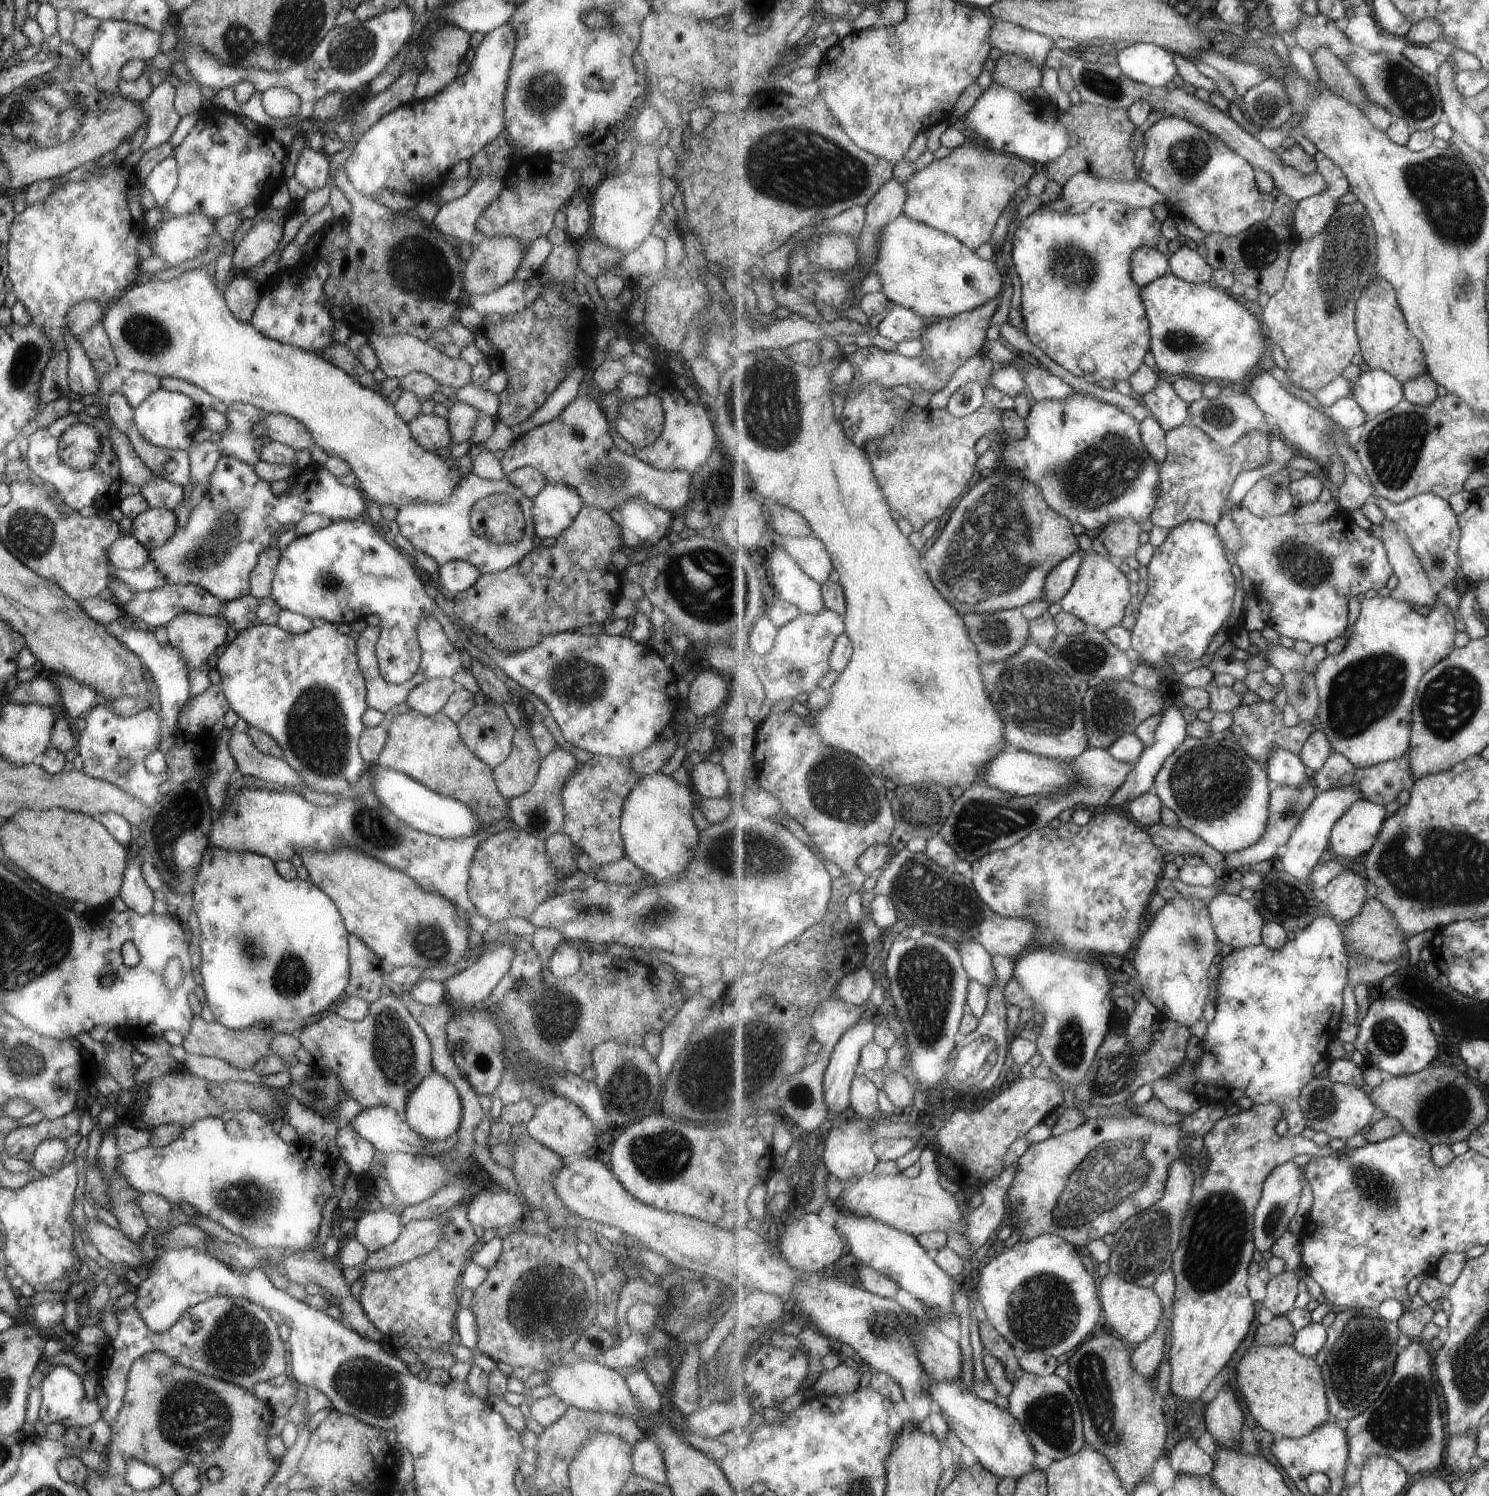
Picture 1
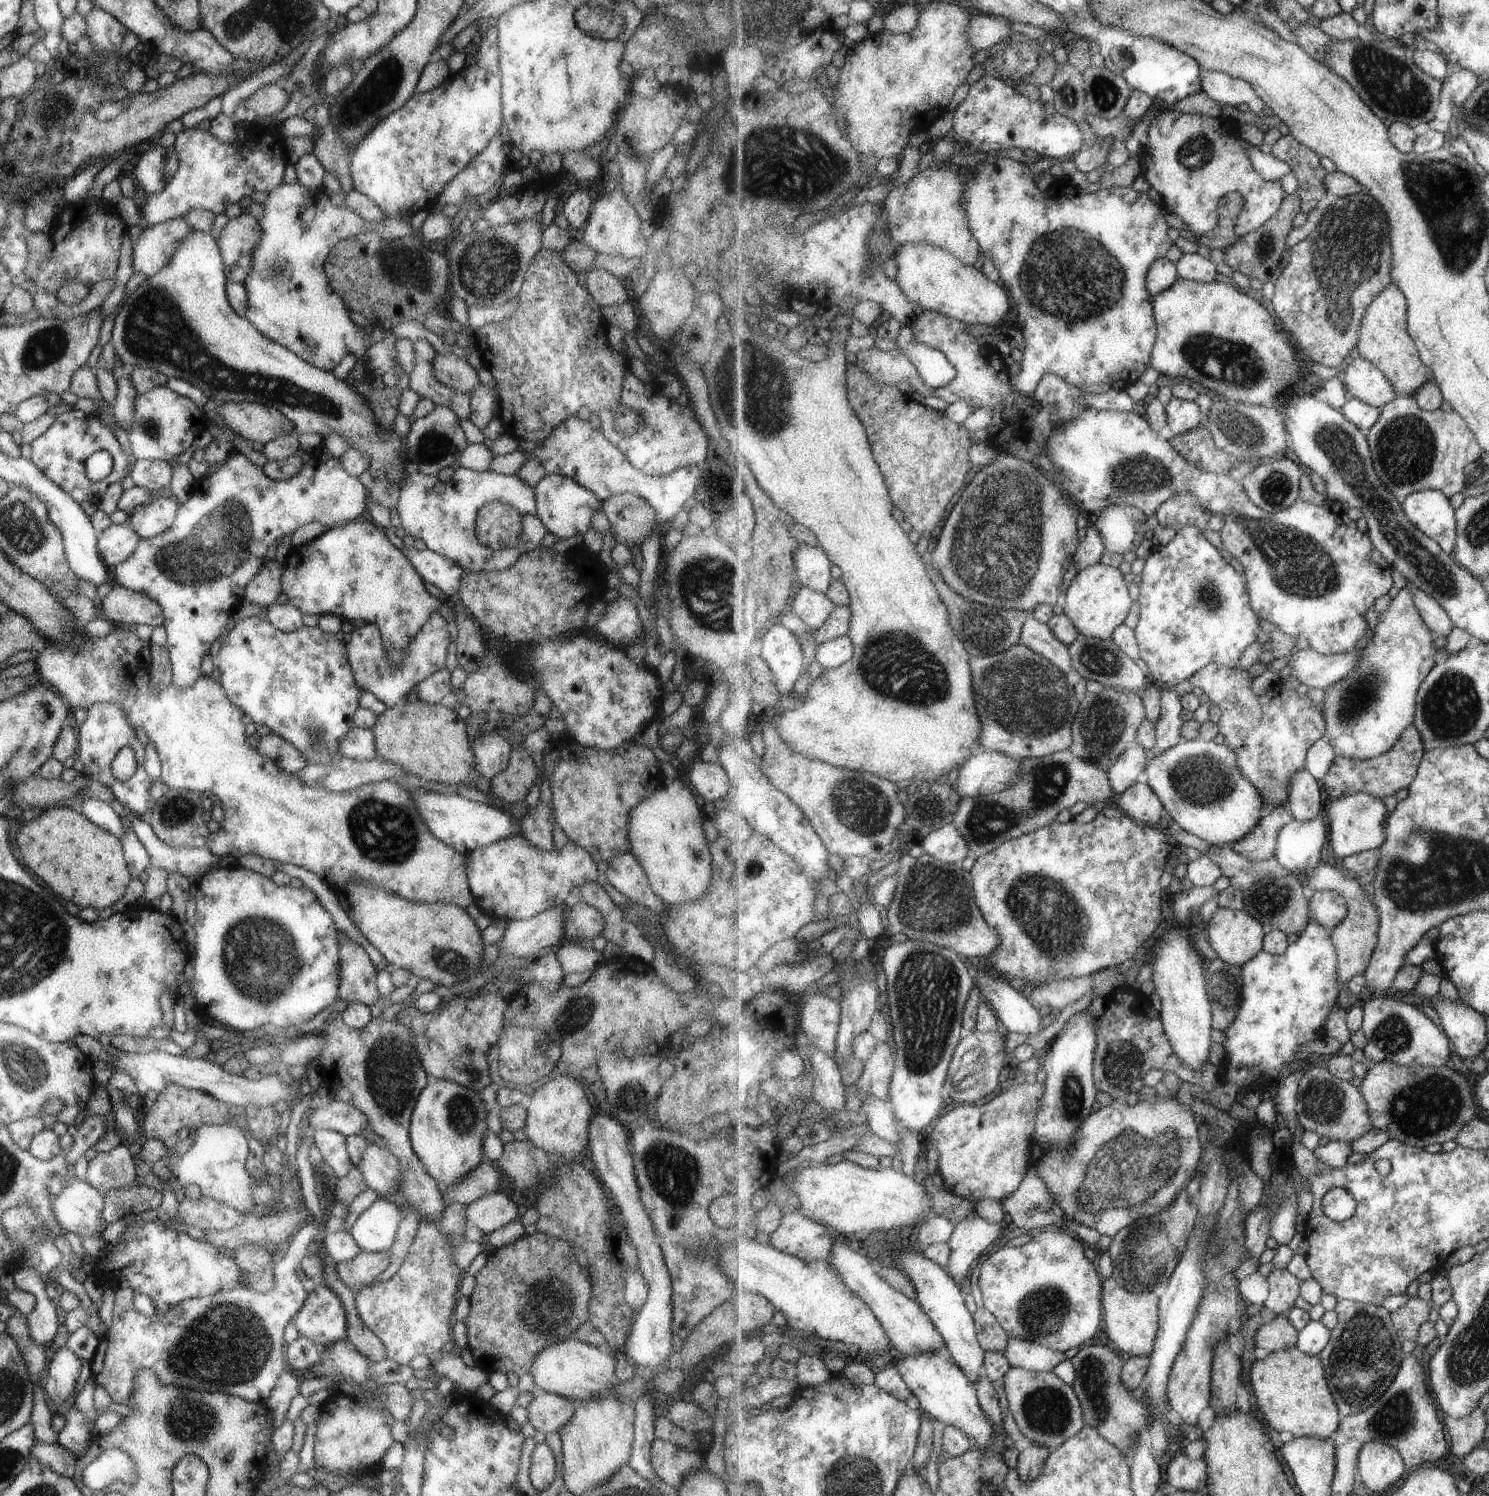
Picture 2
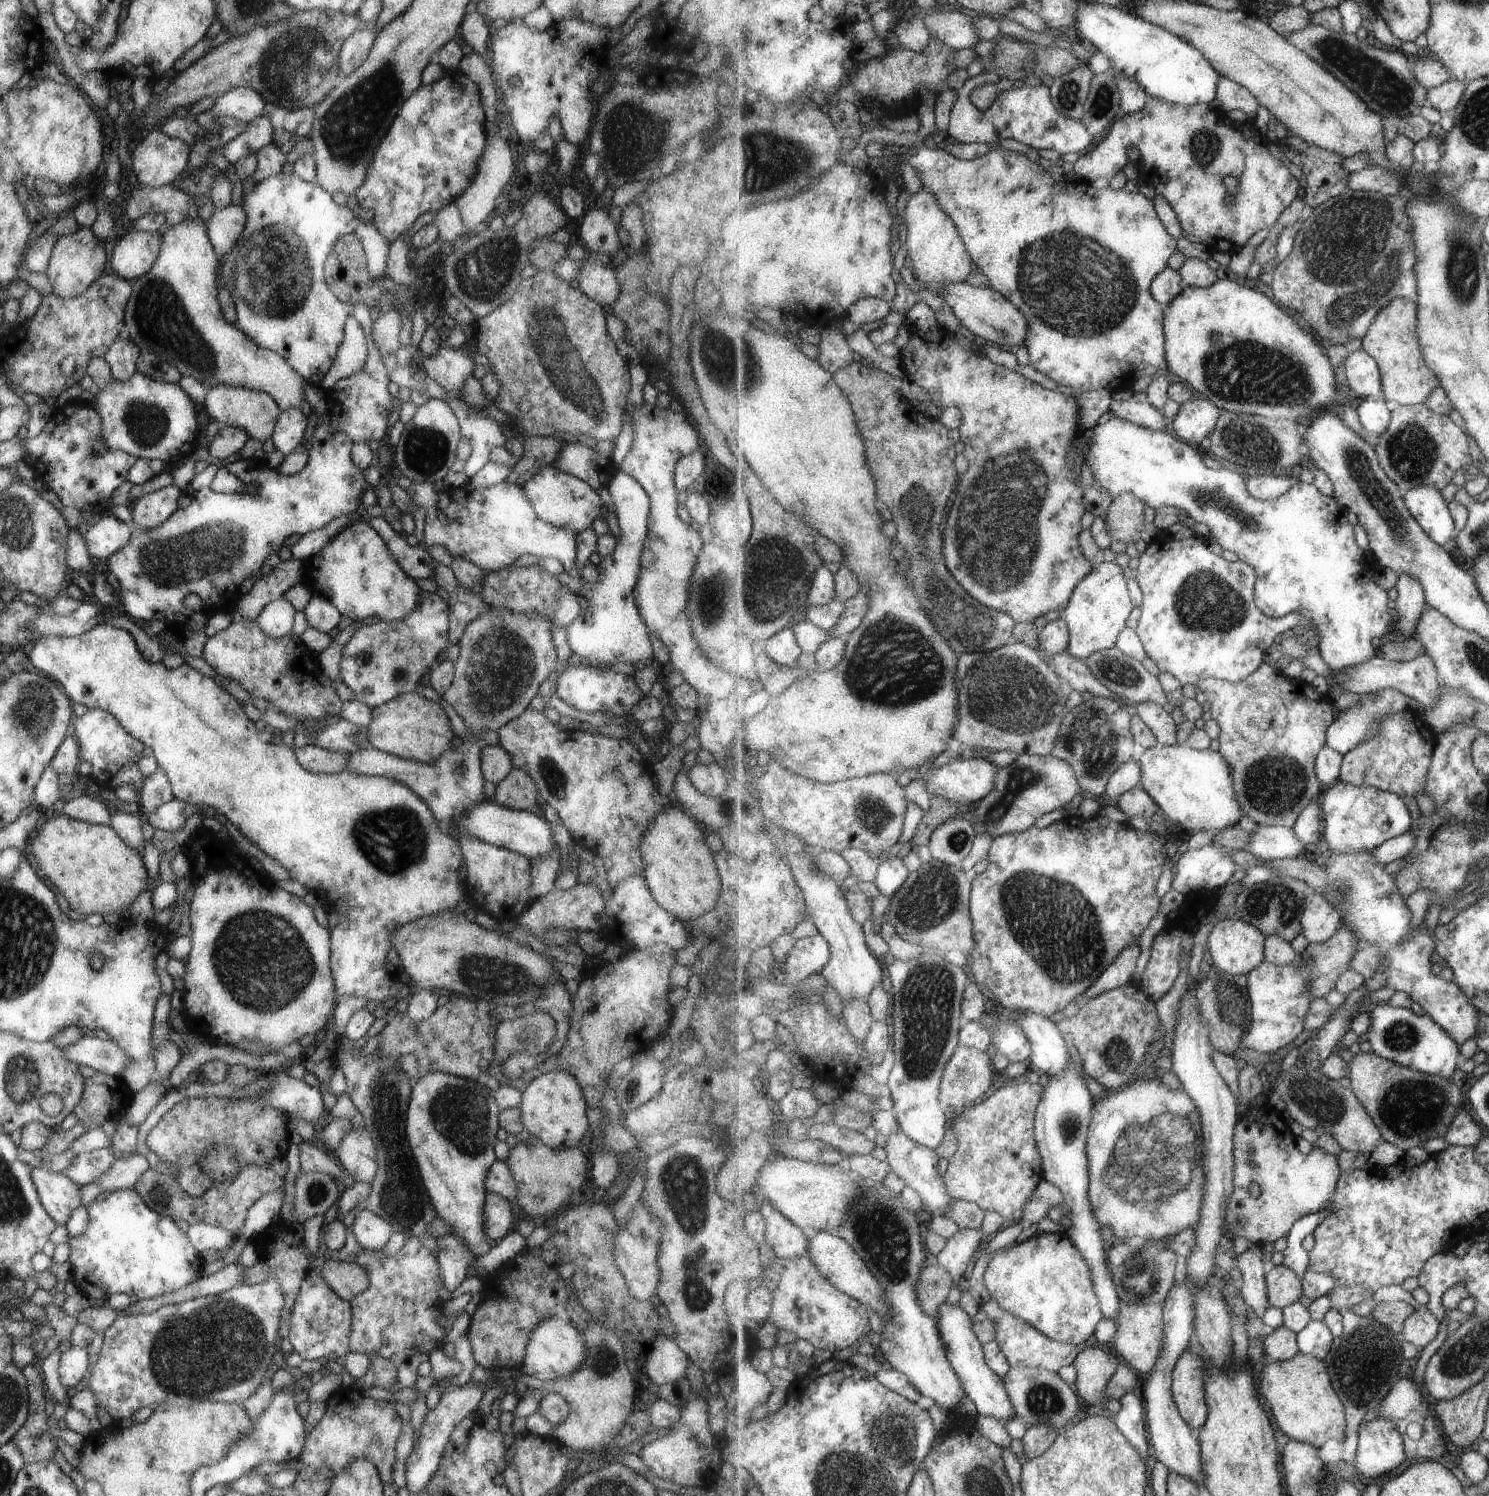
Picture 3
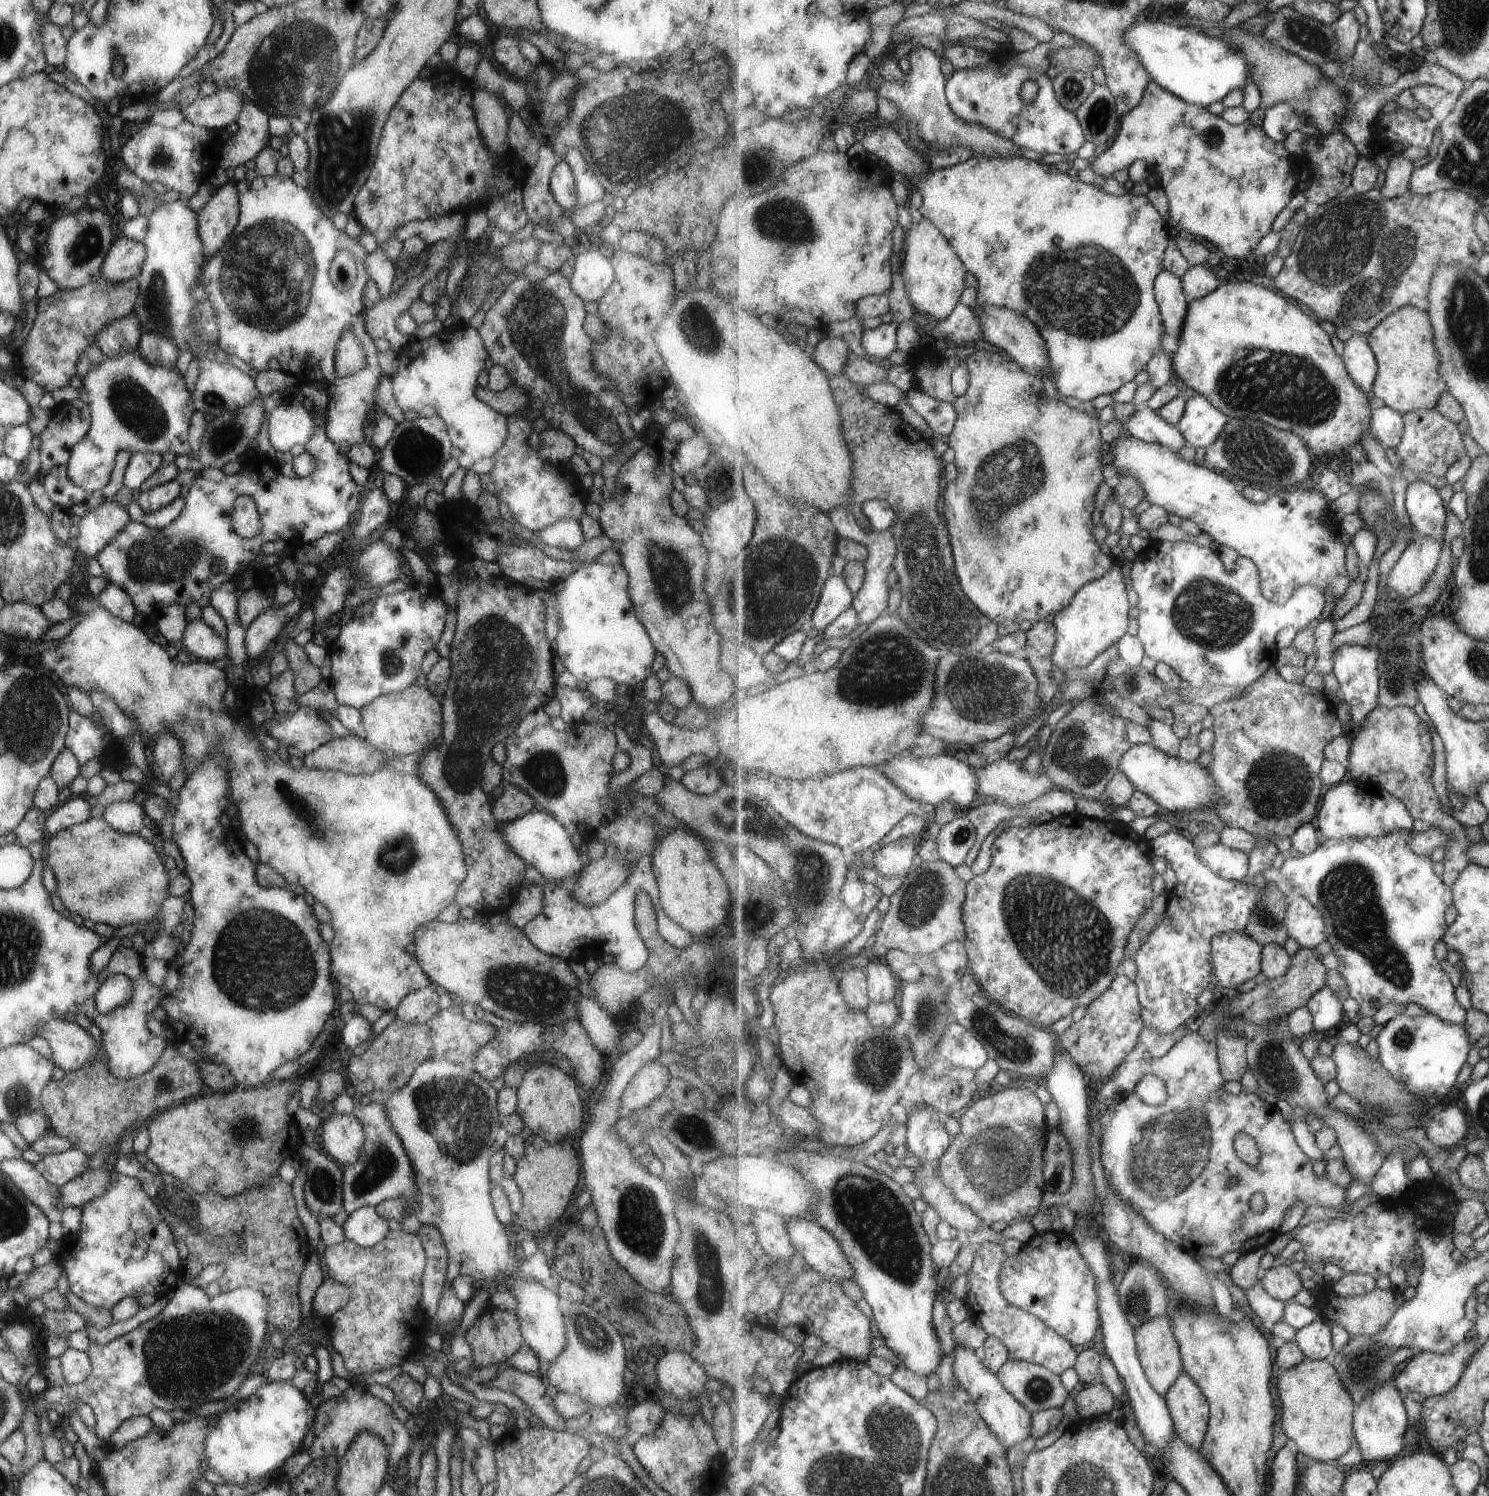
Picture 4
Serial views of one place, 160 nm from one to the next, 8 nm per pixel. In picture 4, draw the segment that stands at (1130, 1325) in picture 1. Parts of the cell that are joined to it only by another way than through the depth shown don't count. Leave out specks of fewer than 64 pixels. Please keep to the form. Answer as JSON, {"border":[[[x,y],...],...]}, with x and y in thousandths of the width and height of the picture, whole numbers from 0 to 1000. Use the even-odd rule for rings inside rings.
{"border":[[[778,880],[771,882],[762,888],[763,896],[764,898],[764,904],[769,918],[773,923],[774,928],[778,932],[782,933],[786,928],[790,924],[790,922],[796,918],[794,903],[791,898],[791,894],[788,890],[787,882],[785,880]]]}

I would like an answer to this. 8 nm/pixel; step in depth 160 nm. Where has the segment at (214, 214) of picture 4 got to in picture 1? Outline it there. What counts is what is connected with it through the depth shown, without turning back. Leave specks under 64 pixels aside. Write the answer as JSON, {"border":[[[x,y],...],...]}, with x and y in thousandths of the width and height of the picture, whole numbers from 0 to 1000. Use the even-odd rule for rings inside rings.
{"border":[[[183,148],[173,148],[163,158],[162,161],[156,168],[156,178],[158,182],[167,182],[167,181],[177,176],[184,167],[186,167],[190,151]]]}

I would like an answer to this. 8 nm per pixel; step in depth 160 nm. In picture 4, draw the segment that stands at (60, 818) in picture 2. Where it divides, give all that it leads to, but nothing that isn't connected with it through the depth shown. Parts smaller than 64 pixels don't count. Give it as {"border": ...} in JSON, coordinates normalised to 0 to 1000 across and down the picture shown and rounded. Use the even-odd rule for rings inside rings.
{"border":[[[68,546],[36,556],[32,564],[30,578],[38,590],[42,606],[57,615],[81,620],[89,616],[100,616],[111,600],[112,586],[103,566],[92,557],[80,557]]]}

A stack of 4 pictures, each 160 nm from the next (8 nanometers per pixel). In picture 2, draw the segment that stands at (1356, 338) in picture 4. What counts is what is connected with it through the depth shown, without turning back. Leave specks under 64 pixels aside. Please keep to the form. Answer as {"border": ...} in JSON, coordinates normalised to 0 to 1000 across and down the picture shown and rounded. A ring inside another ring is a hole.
{"border":[[[914,238],[903,248],[902,258],[906,265],[927,273],[940,265],[934,253],[924,243]]]}

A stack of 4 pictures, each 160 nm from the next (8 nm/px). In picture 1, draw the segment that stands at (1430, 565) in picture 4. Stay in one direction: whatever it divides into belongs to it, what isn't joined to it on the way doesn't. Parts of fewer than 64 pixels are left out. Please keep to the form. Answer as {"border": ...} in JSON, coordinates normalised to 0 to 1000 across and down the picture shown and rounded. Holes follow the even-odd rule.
{"border":[[[923,398],[921,400],[915,399],[914,400],[914,408],[913,412],[911,413],[908,420],[908,424],[905,428],[905,430],[903,434],[896,438],[891,438],[890,441],[886,443],[885,447],[884,448],[884,455],[885,457],[885,463],[887,467],[885,477],[885,484],[892,491],[894,497],[897,502],[902,503],[911,513],[917,514],[929,509],[933,509],[937,507],[941,507],[947,501],[947,495],[948,493],[948,483],[949,483],[949,475],[950,466],[952,465],[952,460],[956,452],[958,451],[958,449],[965,445],[966,443],[970,441],[977,434],[977,424],[979,424],[979,420],[977,420],[977,412],[974,406],[969,402],[968,400],[966,400],[963,407],[956,412],[953,410],[949,405],[947,405],[946,402],[943,402],[941,400],[936,400],[935,398],[927,399]]]}

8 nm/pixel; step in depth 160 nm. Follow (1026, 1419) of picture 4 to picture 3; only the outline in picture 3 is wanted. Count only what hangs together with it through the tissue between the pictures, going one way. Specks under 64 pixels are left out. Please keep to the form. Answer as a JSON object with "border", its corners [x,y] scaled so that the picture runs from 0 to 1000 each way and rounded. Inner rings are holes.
{"border":[[[635,870],[631,873],[629,885],[635,899],[636,906],[647,923],[649,933],[654,938],[656,944],[667,947],[672,951],[683,947],[674,922],[663,912],[661,898],[655,890],[653,880],[651,880],[644,871],[638,872]]]}

